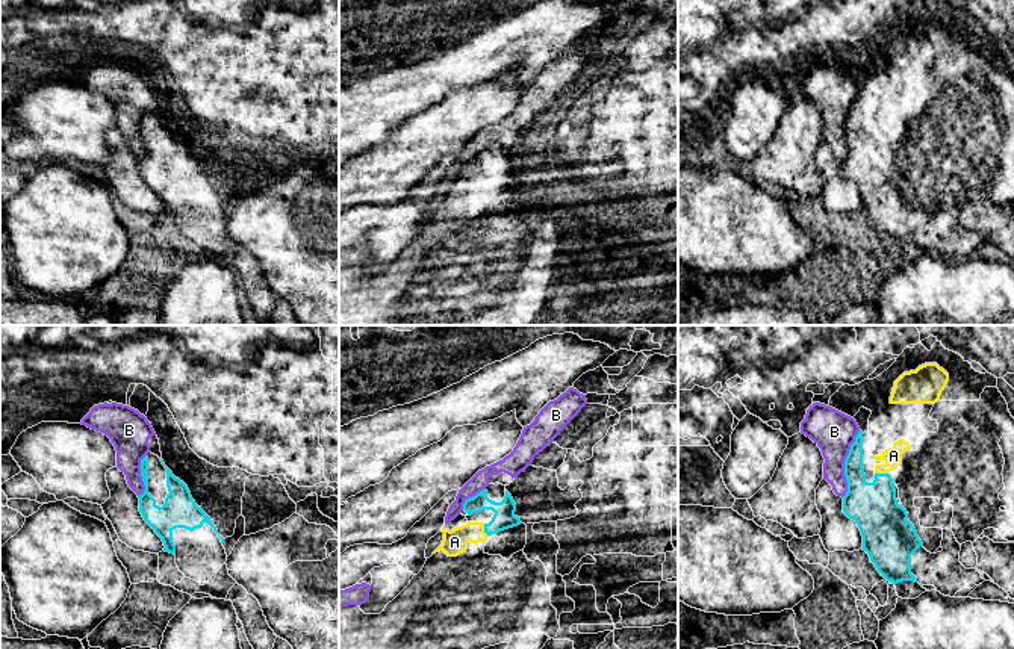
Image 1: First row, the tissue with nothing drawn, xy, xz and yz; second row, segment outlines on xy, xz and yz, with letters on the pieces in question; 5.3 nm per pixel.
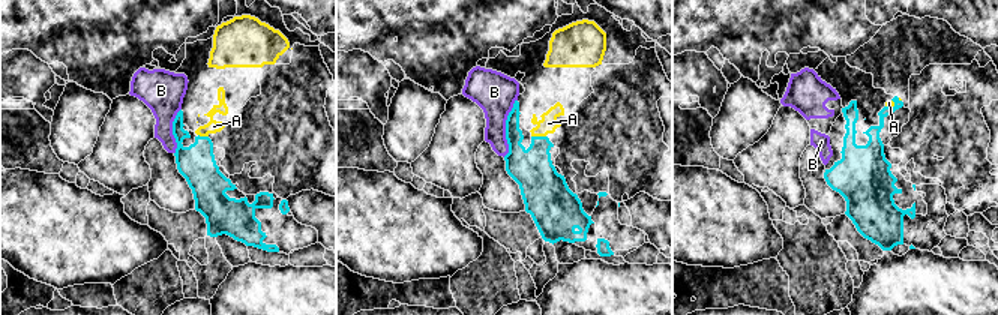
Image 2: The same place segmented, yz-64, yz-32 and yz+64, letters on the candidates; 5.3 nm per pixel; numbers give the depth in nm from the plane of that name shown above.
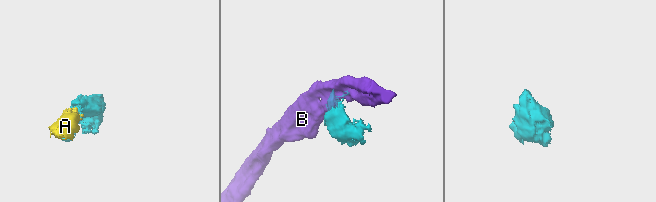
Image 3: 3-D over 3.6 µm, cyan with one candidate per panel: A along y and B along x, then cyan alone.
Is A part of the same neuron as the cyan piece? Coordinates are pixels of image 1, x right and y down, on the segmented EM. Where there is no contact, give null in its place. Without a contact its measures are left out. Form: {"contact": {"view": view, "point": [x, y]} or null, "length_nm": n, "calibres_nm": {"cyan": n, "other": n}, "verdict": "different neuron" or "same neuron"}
{"contact": {"view": "yz", "point": [881, 474]}, "length_nm": 70, "calibres_nm": {"cyan": 260, "other": 100}, "verdict": "same neuron"}

